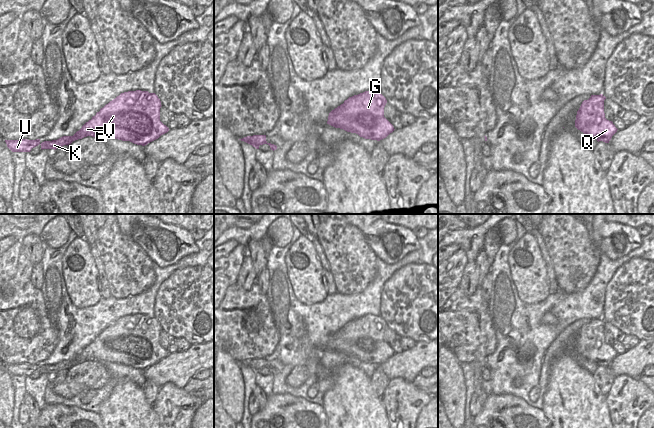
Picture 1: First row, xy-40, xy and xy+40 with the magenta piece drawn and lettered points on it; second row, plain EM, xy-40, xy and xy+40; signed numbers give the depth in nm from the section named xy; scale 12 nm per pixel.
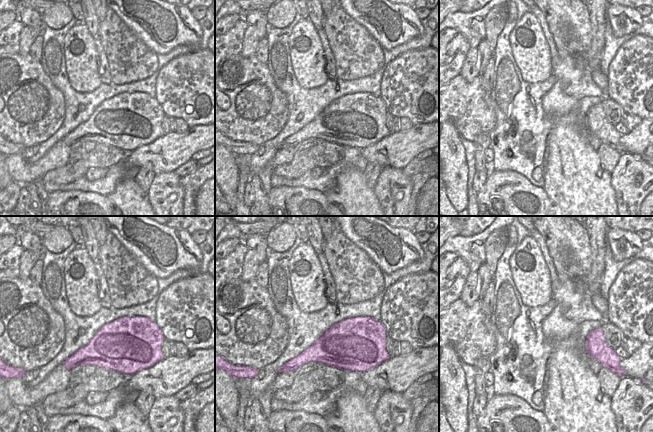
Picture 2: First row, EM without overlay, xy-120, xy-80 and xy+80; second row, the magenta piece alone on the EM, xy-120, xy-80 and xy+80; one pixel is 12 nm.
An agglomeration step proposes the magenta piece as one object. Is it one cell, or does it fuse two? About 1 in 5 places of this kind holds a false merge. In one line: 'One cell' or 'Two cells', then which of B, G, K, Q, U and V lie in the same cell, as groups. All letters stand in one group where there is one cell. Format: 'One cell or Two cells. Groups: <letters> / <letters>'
One cell. Groups: B G K Q U V.

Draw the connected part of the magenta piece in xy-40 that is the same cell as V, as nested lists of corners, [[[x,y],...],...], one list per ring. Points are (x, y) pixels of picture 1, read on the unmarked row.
[[[128,315],[121,317],[101,332],[73,360],[63,360],[42,367],[40,363],[5,364],[5,366],[12,376],[30,376],[39,368],[42,374],[56,374],[87,360],[130,365],[145,370],[169,355],[169,352],[160,345],[161,330],[161,325],[155,317]]]

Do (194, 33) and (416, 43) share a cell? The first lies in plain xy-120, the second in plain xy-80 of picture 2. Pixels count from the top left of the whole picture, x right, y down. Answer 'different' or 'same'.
different

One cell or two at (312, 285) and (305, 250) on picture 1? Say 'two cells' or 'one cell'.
one cell

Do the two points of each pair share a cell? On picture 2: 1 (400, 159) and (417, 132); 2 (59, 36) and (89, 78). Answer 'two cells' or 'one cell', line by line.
1: one cell
2: two cells

